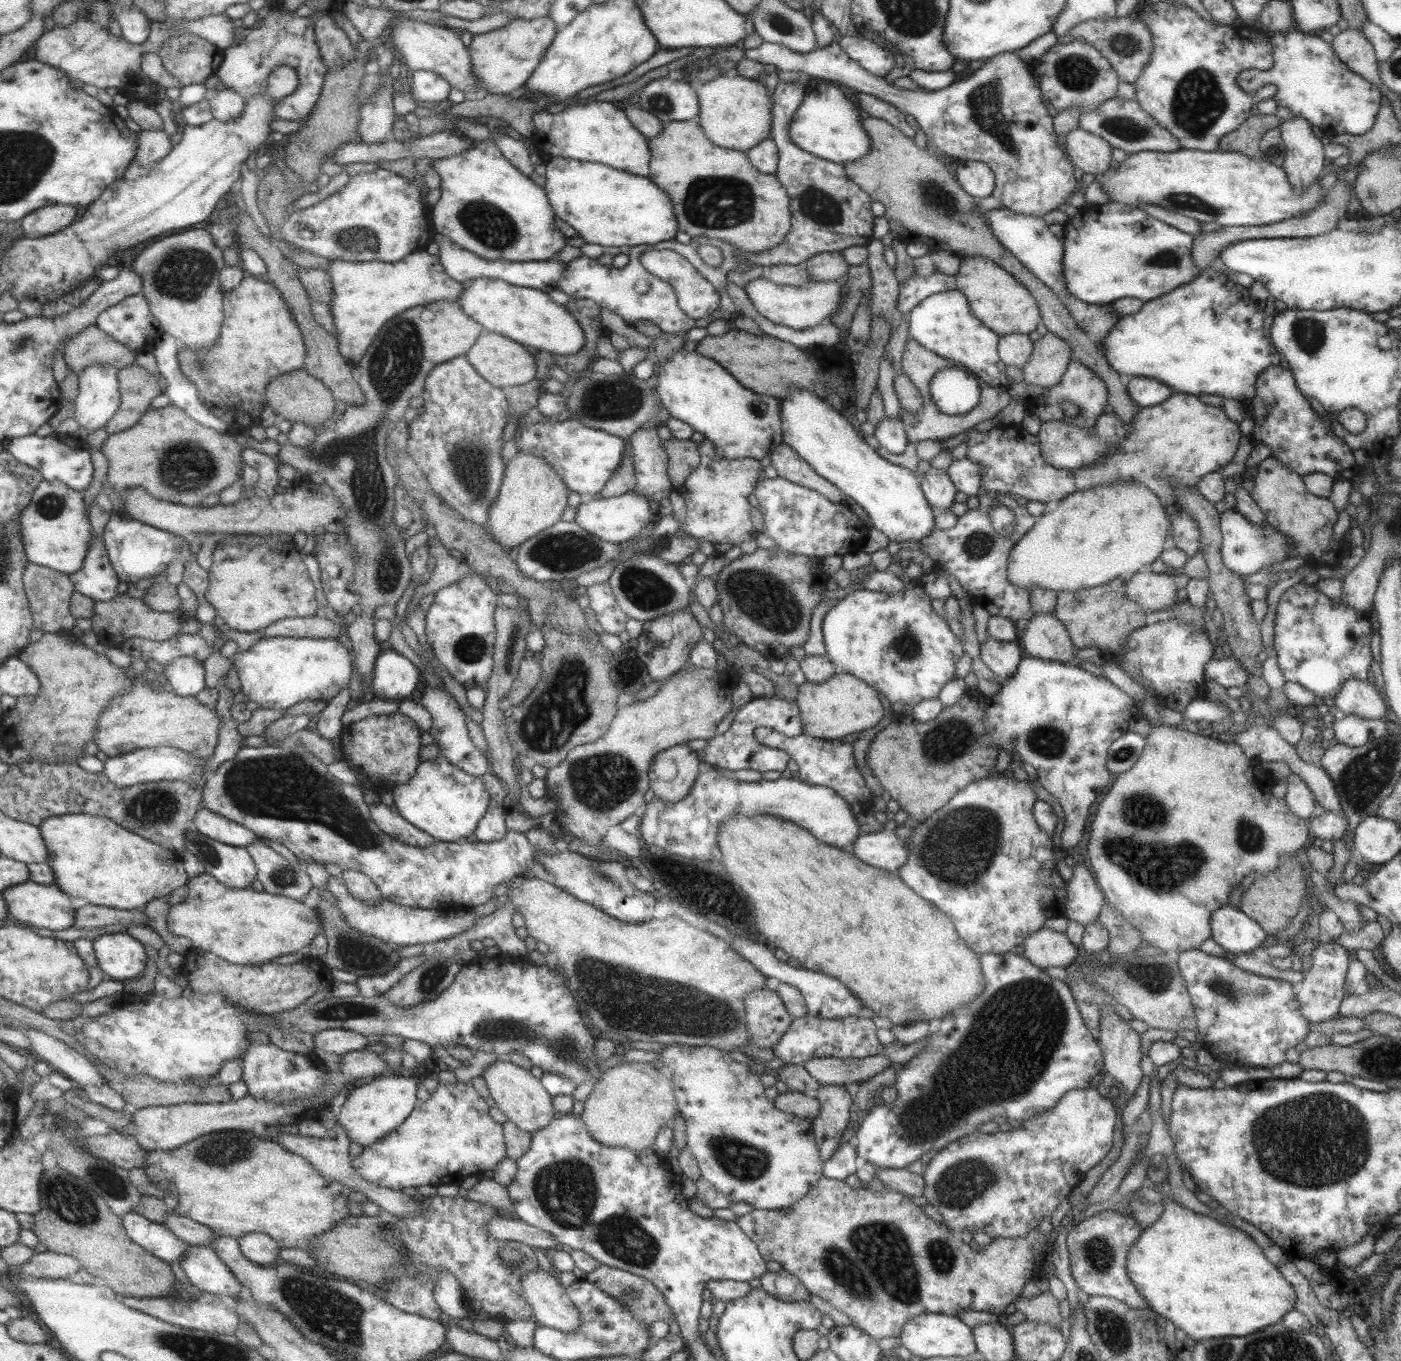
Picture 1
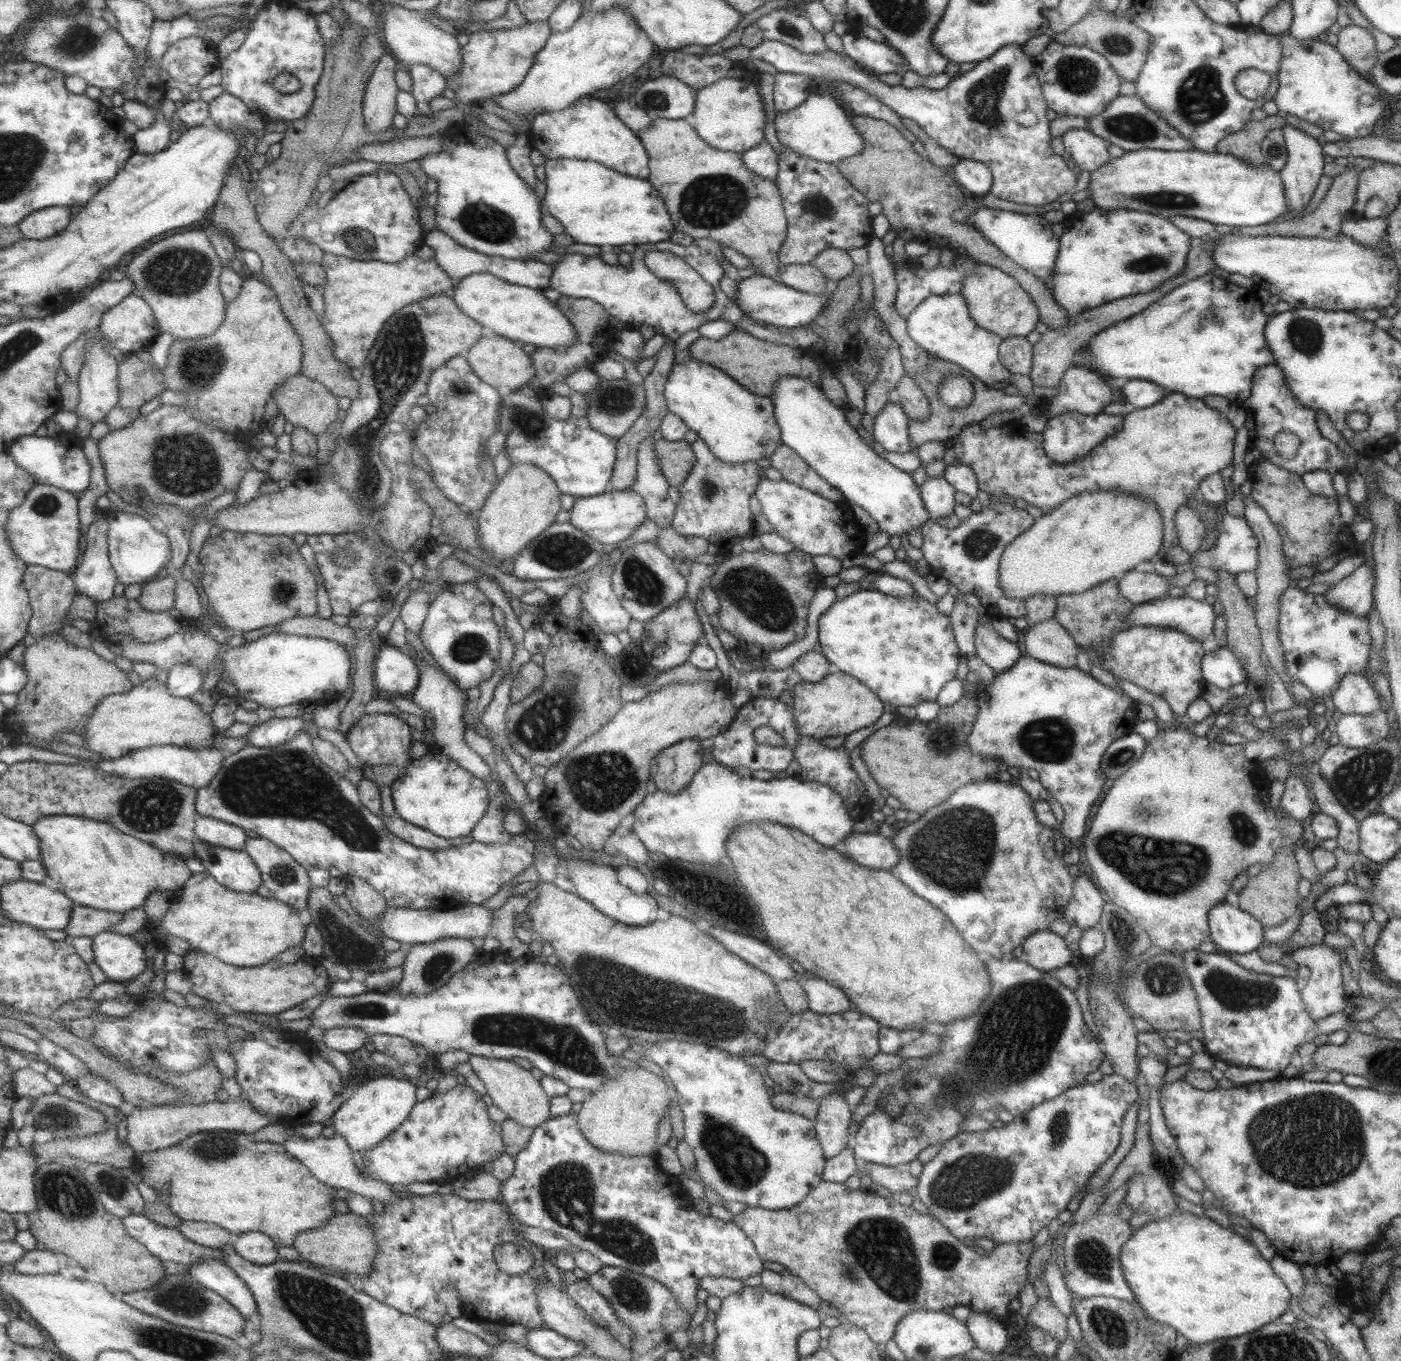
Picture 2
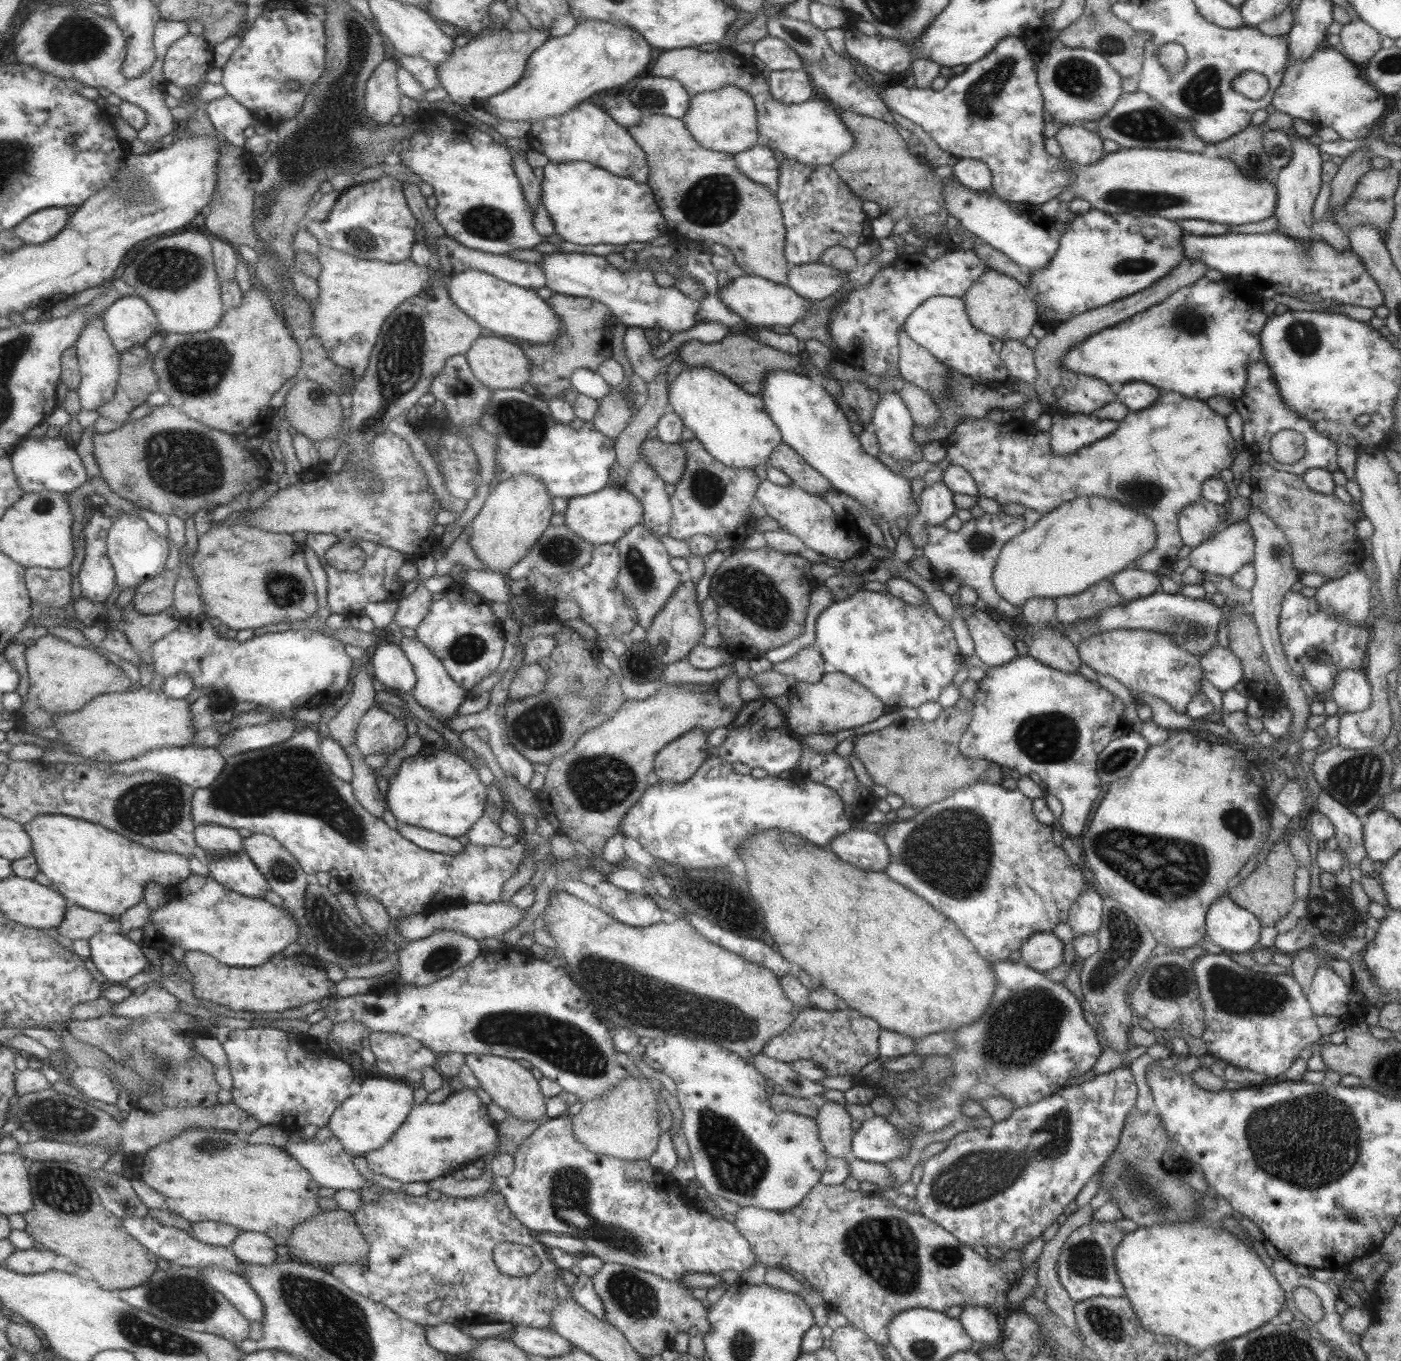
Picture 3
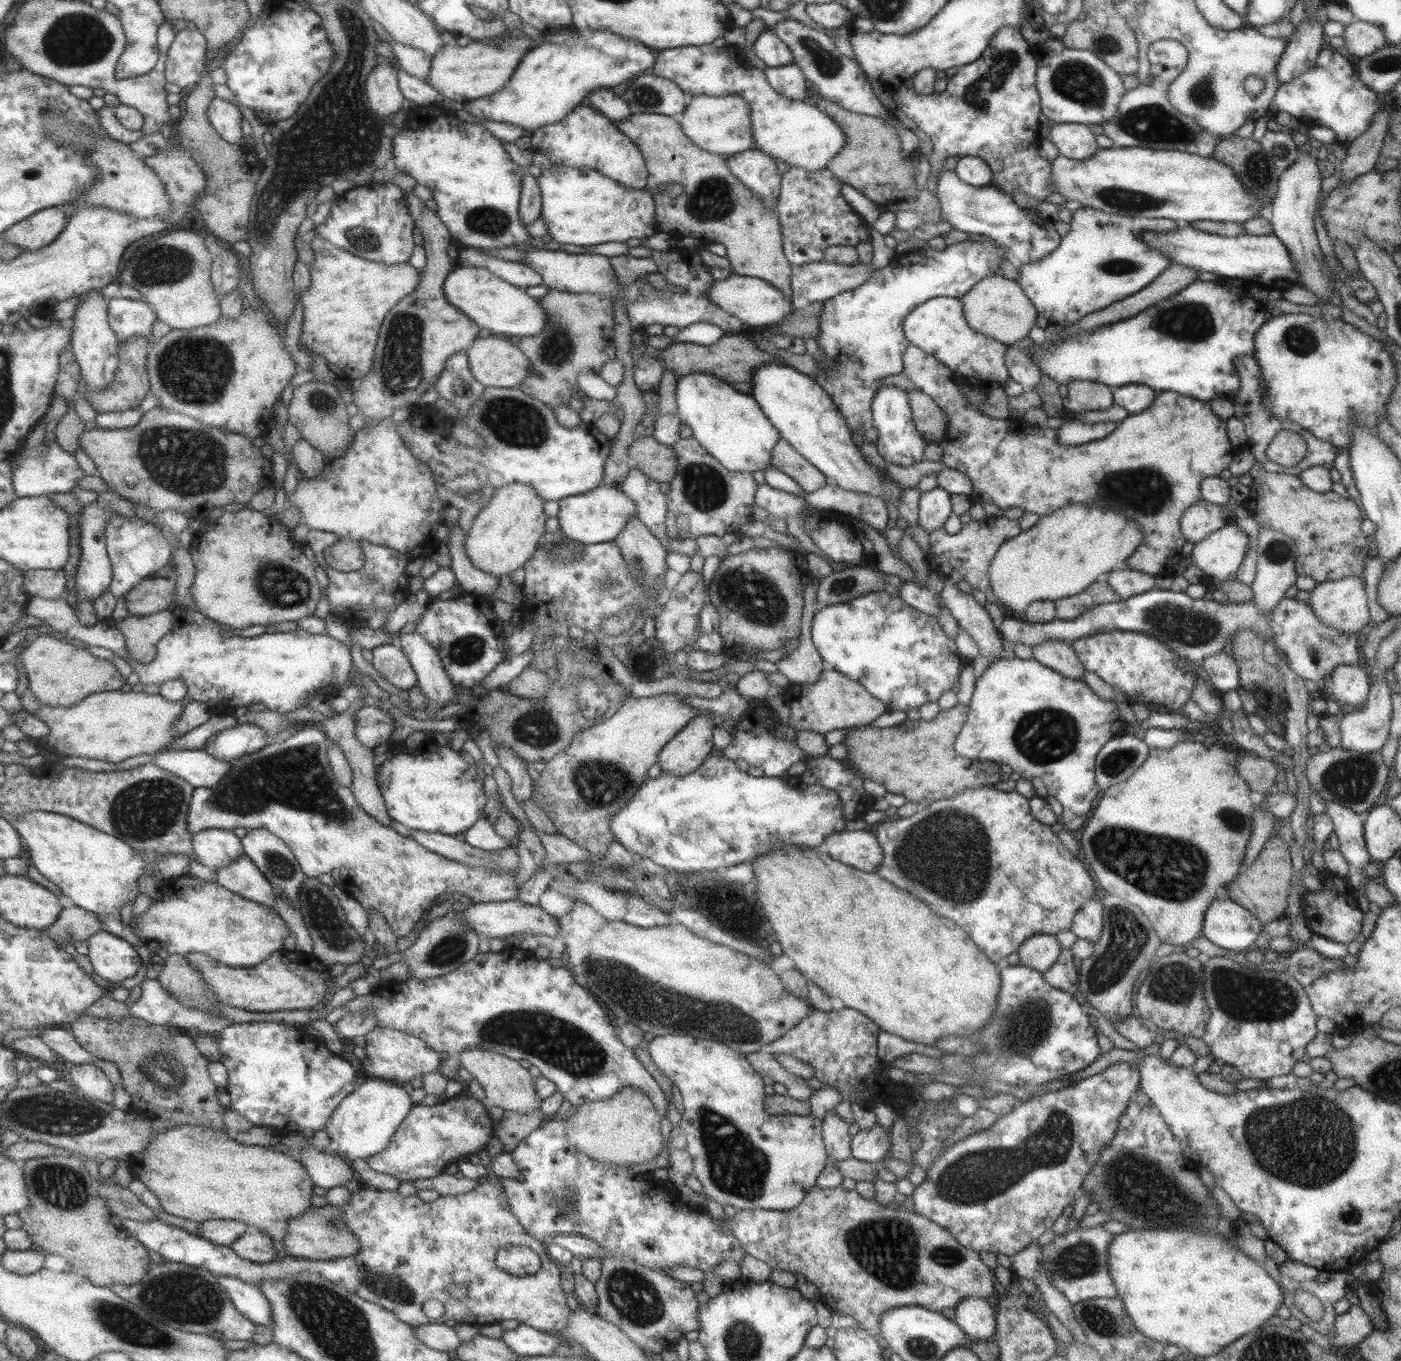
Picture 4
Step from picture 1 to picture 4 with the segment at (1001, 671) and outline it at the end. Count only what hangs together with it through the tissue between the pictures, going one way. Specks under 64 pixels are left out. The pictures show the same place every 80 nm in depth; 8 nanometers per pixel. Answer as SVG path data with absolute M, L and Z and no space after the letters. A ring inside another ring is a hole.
M947 581L938 596L956 620L958 628L970 634L978 644L979 656L991 658L990 662L1001 659L1003 638L993 626L983 606L973 599L973 595L962 592L955 583Z

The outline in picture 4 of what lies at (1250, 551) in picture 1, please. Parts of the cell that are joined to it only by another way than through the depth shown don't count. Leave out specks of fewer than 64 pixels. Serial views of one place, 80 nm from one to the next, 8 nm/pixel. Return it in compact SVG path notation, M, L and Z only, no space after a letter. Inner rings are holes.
M1227 523L1215 532L1208 534L1203 540L1194 542L1189 554L1193 563L1205 576L1213 582L1222 580L1233 580L1236 578L1236 569L1243 560L1247 548L1247 535L1233 523Z

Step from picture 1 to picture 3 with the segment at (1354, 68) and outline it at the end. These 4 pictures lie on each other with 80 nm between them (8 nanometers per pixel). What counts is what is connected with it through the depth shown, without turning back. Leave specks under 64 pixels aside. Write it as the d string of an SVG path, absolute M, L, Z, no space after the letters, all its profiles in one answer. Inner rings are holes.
M1361 20L1343 24L1339 36L1341 52L1359 68L1380 49L1382 41L1382 36Z

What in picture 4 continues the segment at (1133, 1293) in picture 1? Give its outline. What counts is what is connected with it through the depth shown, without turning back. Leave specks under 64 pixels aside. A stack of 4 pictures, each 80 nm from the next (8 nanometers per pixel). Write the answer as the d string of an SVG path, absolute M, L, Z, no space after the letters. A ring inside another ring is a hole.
M1102 1225L1055 1234L1049 1244L1041 1247L1038 1267L1044 1270L1053 1288L1061 1292L1069 1304L1095 1297L1113 1298L1116 1290L1107 1266L1107 1246L1113 1238L1114 1235L1106 1232Z

